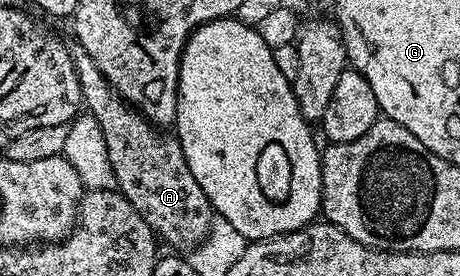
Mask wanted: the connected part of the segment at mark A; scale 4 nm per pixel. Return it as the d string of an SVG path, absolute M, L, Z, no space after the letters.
M71 47L70 57L76 66L76 78L80 82L85 111L92 118L96 118L96 123L104 134L104 146L108 148L108 162L112 162L112 174L118 183L117 191L121 192L122 197L138 211L140 218L148 222L155 237L163 245L171 244L174 247L171 249L174 250L193 250L210 233L210 224L216 218L216 213L210 207L204 190L200 190L200 182L196 182L196 178L192 178L192 170L188 170L188 162L184 158L184 150L177 135L170 133L169 136L166 133L169 131L159 130L137 108L127 104L106 81L104 74L100 74L100 66L96 66L92 58L88 58L83 48Z

